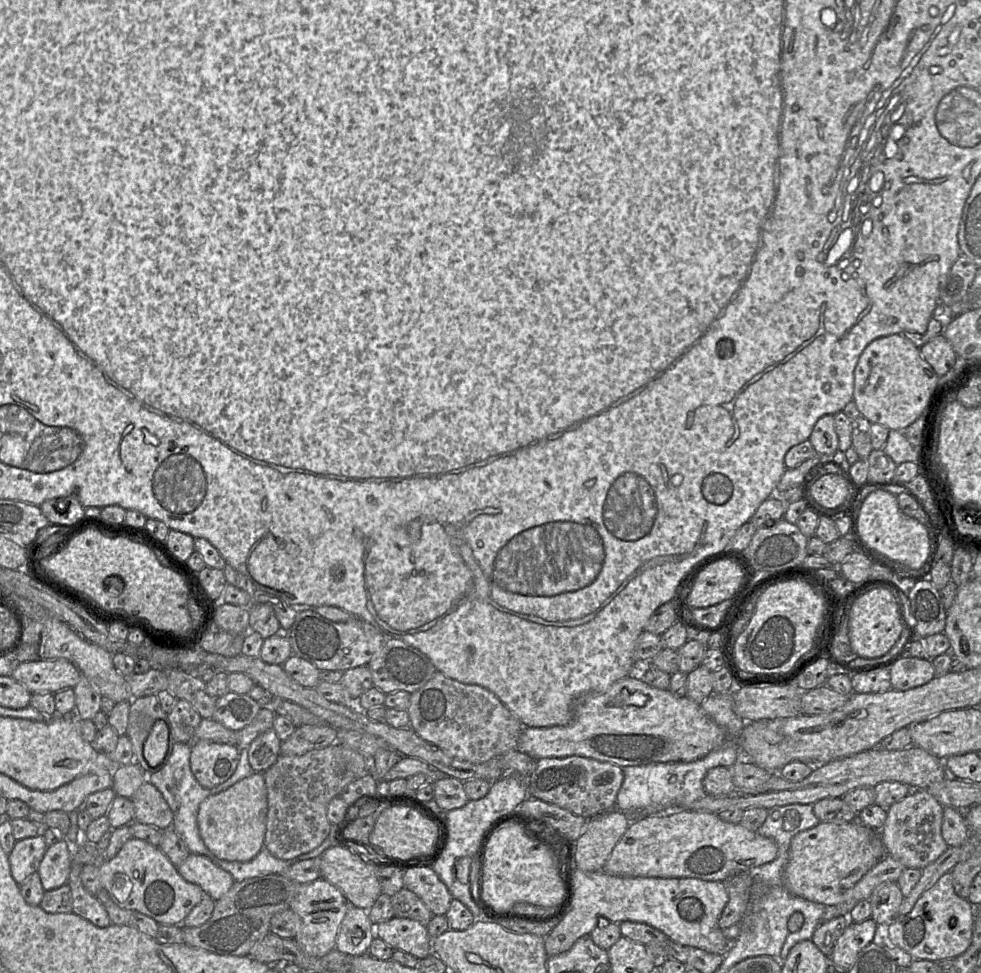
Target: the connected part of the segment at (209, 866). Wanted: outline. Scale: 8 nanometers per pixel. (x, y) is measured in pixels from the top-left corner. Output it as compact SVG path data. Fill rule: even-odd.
M190 853L178 867L187 881L200 886L213 900L220 899L234 884L232 875L214 864L208 857Z

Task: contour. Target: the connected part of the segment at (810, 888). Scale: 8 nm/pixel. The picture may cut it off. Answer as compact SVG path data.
M857 820L848 823L821 822L813 828L796 834L788 851L788 862L784 869L784 886L793 895L808 901L835 905L841 896L852 888L869 870L887 854L879 831Z

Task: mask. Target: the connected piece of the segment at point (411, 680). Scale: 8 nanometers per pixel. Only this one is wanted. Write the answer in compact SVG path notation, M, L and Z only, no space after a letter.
M387 637L378 653L368 663L372 681L385 694L404 690L410 694L421 688L437 671L430 659L403 640Z

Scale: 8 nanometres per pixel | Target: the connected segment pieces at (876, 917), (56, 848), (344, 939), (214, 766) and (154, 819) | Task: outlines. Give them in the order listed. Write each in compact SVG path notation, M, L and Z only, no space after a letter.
M887 883L875 889L869 901L872 907L871 918L885 928L898 917L898 910L904 896L898 885Z
M63 840L48 847L37 871L44 890L50 891L67 884L71 866L71 844Z
M350 906L339 927L335 949L348 955L362 955L369 951L375 937L375 926L368 910Z
M200 740L191 744L190 767L197 781L214 788L228 780L240 761L236 745Z
M145 782L131 798L134 804L134 821L148 824L161 831L172 828L173 812L162 793L150 782Z

